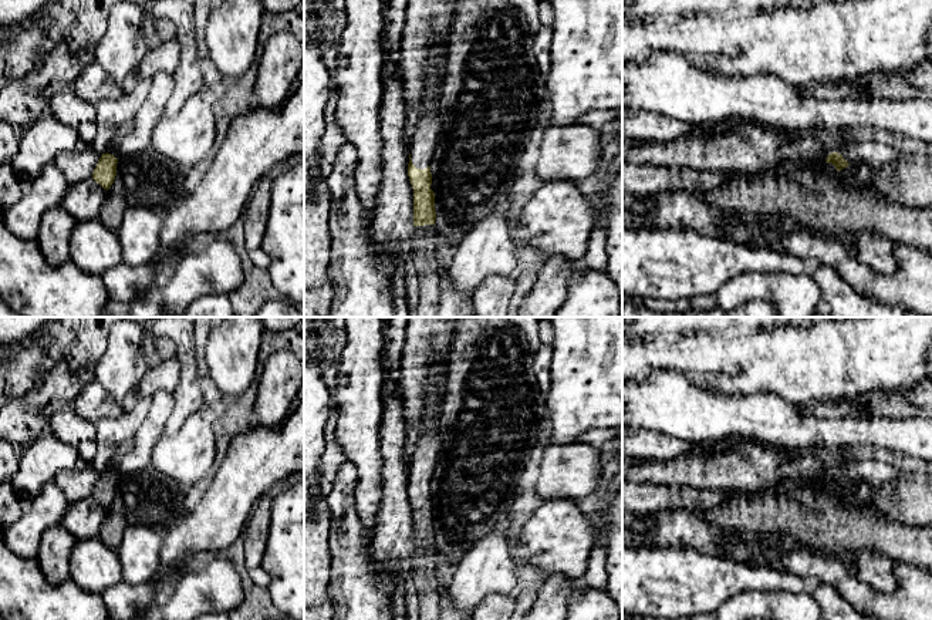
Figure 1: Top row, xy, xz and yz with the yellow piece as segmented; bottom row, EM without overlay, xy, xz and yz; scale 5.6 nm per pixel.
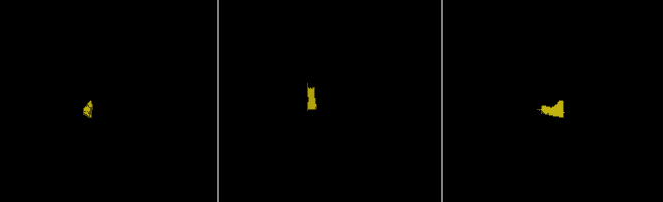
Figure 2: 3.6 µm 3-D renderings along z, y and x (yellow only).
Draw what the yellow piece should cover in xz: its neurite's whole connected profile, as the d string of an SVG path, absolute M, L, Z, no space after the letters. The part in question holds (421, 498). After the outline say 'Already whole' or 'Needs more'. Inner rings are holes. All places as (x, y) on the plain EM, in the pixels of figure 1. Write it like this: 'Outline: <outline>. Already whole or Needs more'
Outline: M433 388L428 395L422 434L412 455L408 482L408 495L413 506L413 550L411 559L419 602L418 620L439 620L440 616L440 593L436 577L439 553L435 545L430 479L442 451L439 434L442 392L442 390Z. Needs more

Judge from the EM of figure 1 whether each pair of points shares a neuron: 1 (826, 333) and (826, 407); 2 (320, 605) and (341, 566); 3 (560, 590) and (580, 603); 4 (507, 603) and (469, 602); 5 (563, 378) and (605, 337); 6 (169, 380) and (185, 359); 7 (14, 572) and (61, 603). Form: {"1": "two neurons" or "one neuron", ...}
{"1": "two neurons", "2": "two neurons", "3": "two neurons", "4": "two neurons", "5": "one neuron", "6": "two neurons", "7": "one neuron"}

